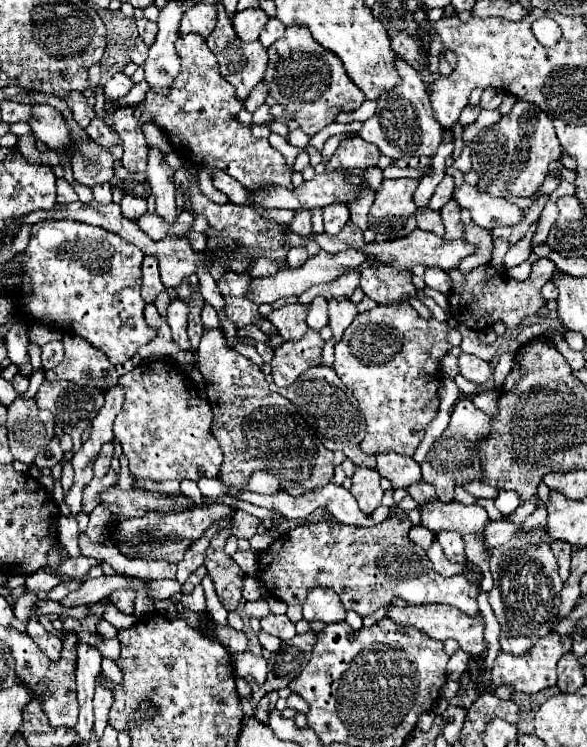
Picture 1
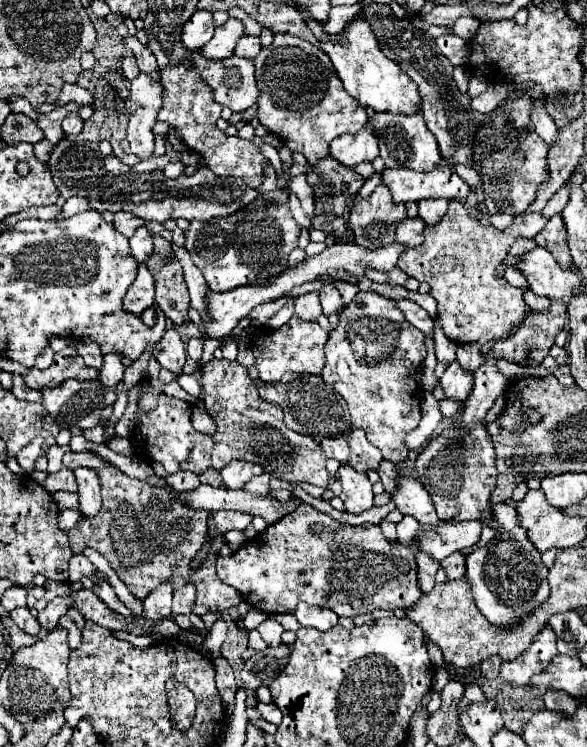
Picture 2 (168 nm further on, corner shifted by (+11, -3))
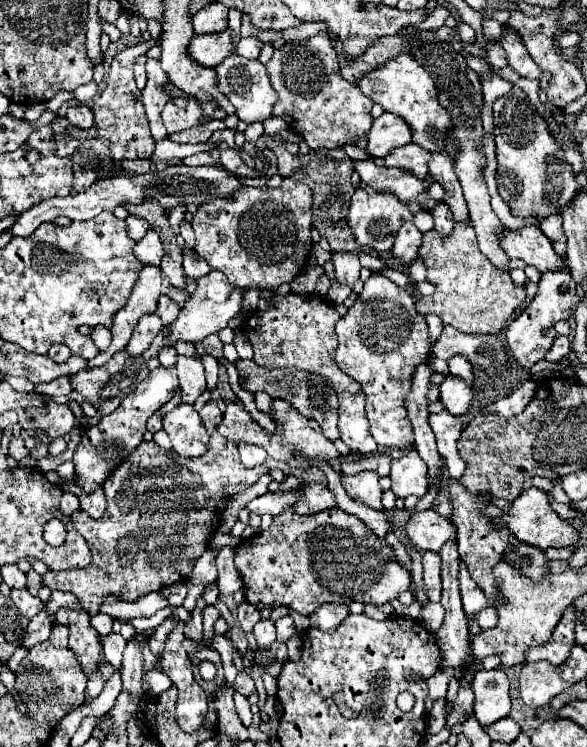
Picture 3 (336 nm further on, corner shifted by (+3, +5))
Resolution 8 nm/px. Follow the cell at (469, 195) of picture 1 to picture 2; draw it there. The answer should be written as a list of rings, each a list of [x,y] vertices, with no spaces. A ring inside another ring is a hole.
[[[404,168],[382,172],[382,184],[390,188],[396,204],[420,202],[428,198],[462,198],[462,188],[470,188],[454,168],[436,168],[432,172],[408,172]]]

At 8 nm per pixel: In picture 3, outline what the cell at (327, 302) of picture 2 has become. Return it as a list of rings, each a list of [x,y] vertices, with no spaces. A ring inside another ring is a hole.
[[[336,252],[332,254],[332,262],[334,262],[334,272],[336,272],[336,282],[340,284],[348,284],[348,286],[354,286],[360,278],[360,262],[358,262],[358,256],[352,256],[350,252]]]

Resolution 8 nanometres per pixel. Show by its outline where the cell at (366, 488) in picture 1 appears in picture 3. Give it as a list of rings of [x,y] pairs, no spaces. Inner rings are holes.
[[[366,470],[354,476],[342,476],[342,486],[354,500],[374,510],[382,510],[382,488],[378,484],[378,478],[378,472]]]

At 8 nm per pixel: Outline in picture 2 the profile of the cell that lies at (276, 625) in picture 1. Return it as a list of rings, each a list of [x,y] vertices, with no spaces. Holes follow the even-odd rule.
[[[268,618],[268,620],[264,620],[264,622],[258,626],[258,632],[260,632],[260,636],[264,638],[264,642],[266,642],[268,646],[278,646],[284,628],[280,626],[280,622]]]

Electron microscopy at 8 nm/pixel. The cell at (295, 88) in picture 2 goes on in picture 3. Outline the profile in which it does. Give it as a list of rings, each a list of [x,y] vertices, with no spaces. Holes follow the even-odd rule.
[[[320,32],[306,40],[284,42],[274,50],[266,64],[272,88],[278,94],[278,102],[272,108],[272,116],[288,122],[288,126],[302,136],[310,148],[338,148],[344,144],[356,144],[372,126],[372,100],[360,92],[360,88],[342,78],[338,56],[328,40],[328,34]]]

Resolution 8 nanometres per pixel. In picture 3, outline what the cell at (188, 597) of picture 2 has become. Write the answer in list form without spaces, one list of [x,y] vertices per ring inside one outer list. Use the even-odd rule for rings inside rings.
[[[200,596],[198,602],[196,602],[196,606],[194,606],[194,610],[190,612],[188,624],[184,624],[184,634],[186,634],[186,638],[194,640],[196,644],[200,644],[202,638],[204,638],[204,634],[202,634],[202,610],[204,610],[204,606],[206,606],[206,602],[204,602],[204,598]]]

